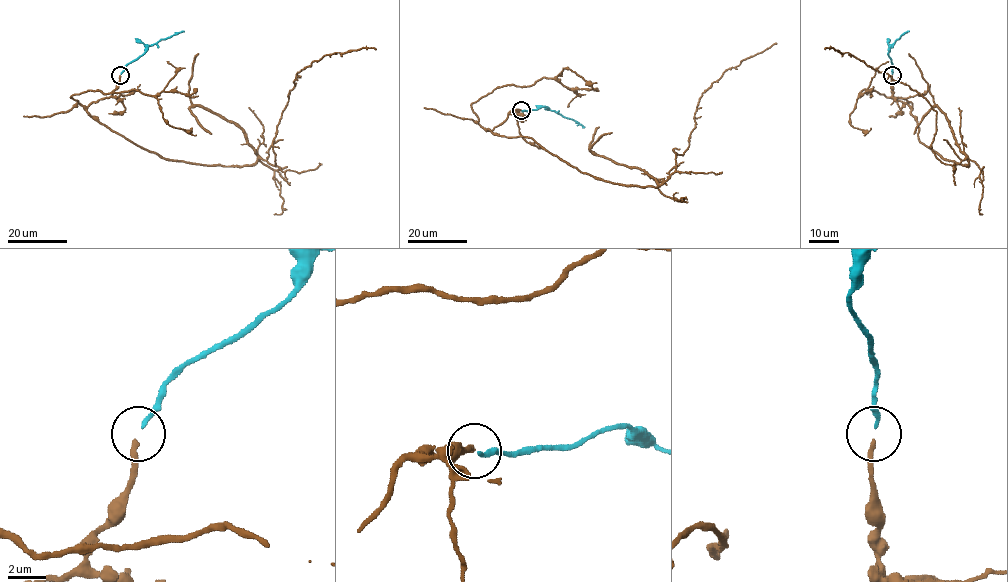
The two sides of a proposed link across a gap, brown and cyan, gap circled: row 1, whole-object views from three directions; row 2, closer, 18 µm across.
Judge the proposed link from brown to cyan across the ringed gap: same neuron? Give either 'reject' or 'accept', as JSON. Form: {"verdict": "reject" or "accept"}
{"verdict": "accept"}

